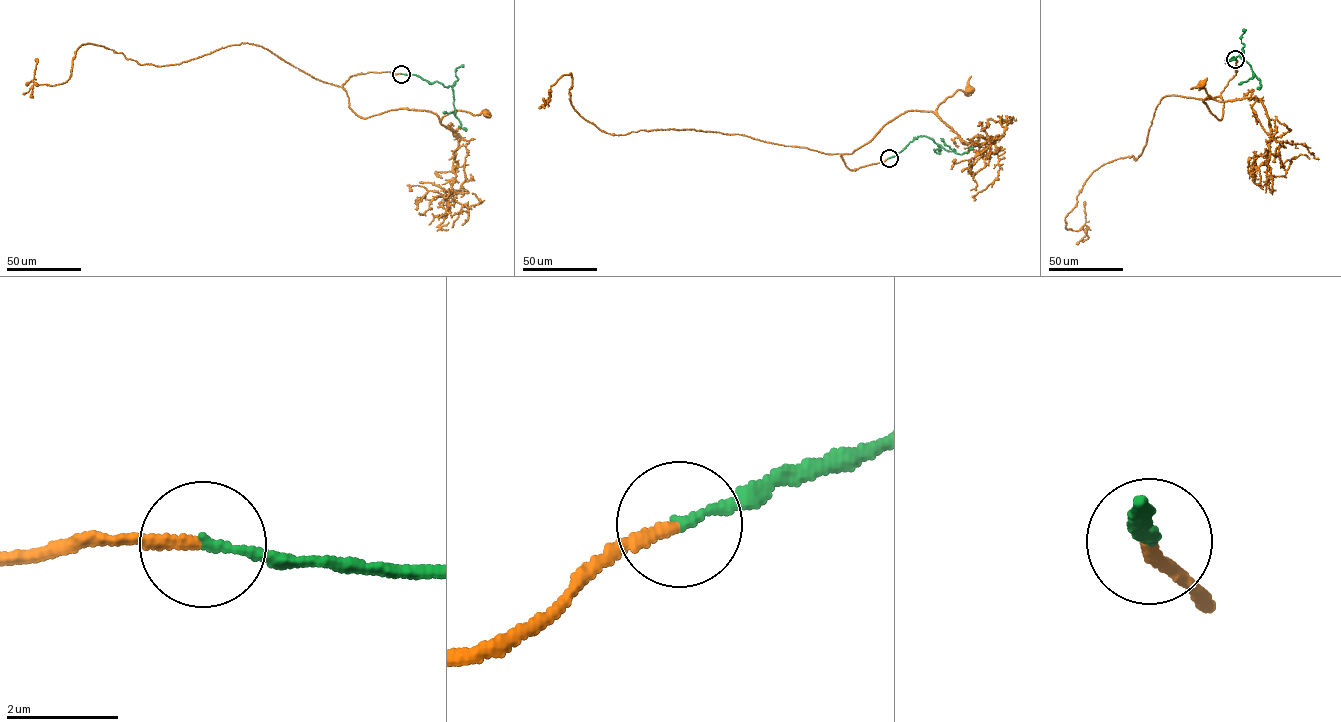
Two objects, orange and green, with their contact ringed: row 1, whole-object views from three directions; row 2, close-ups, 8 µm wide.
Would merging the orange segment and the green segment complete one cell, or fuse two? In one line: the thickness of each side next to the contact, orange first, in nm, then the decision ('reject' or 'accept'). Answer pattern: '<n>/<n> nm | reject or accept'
160/140 nm | accept

